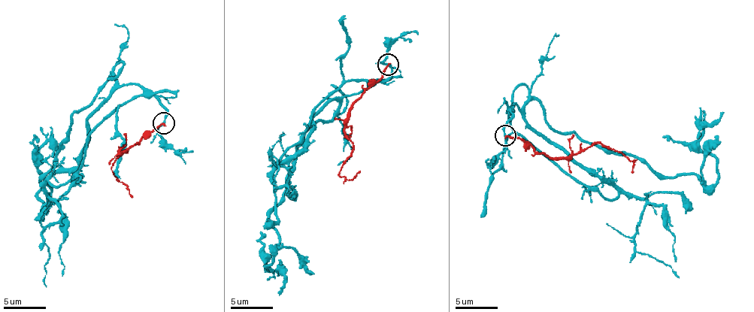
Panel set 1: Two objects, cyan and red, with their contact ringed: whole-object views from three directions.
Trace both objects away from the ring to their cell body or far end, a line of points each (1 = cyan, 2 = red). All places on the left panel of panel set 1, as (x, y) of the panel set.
1: (163, 122), (154, 97), (109, 77), (74, 113), (40, 180), (46, 207), (37, 149), (56, 149), (49, 140)
2: (163, 122), (158, 128), (147, 131), (139, 143), (119, 152), (127, 152), (116, 159), (111, 168), (133, 197)

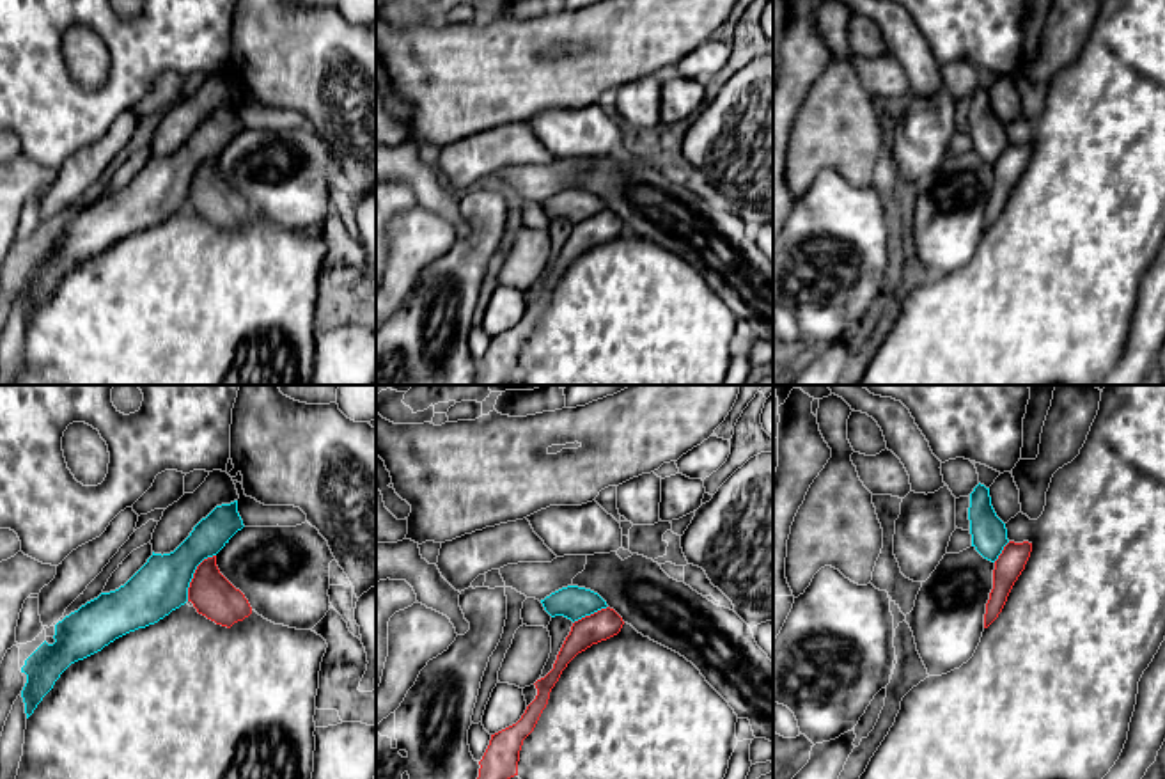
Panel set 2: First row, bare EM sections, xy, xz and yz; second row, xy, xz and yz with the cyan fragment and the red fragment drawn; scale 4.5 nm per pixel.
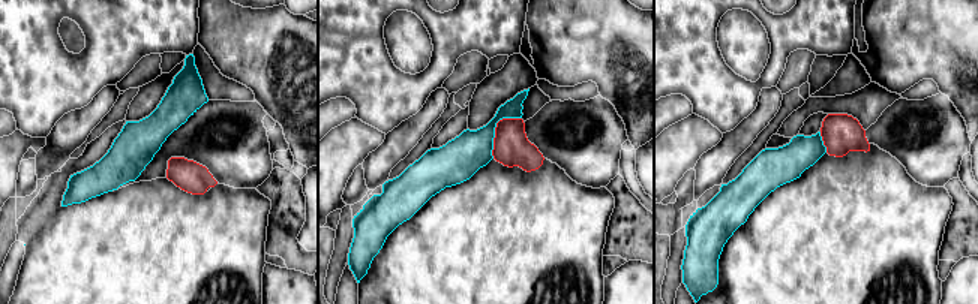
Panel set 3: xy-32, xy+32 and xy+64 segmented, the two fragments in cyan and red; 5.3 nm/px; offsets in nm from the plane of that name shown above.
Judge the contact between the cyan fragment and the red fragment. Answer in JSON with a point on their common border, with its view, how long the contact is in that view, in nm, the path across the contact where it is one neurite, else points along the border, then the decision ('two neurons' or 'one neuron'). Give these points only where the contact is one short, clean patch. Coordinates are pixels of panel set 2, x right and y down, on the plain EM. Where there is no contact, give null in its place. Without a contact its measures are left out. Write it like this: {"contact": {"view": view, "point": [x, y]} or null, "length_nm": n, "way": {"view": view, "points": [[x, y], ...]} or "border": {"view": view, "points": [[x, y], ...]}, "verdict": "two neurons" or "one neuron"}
{"contact": {"view": "xy", "point": [192, 178]}, "length_nm": 260, "border": {"view": "xy", "points": [[215, 157], [197, 169], [187, 203]]}, "verdict": "two neurons"}

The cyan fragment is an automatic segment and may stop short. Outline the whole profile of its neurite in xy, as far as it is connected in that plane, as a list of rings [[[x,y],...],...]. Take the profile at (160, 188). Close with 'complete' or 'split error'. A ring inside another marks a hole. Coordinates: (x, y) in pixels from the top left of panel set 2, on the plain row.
[[[238,103],[216,108],[174,154],[152,154],[124,188],[101,195],[59,224],[55,245],[44,243],[21,270],[27,277],[21,293],[27,321],[71,266],[184,208],[197,169],[216,158],[243,130]]]; complete

